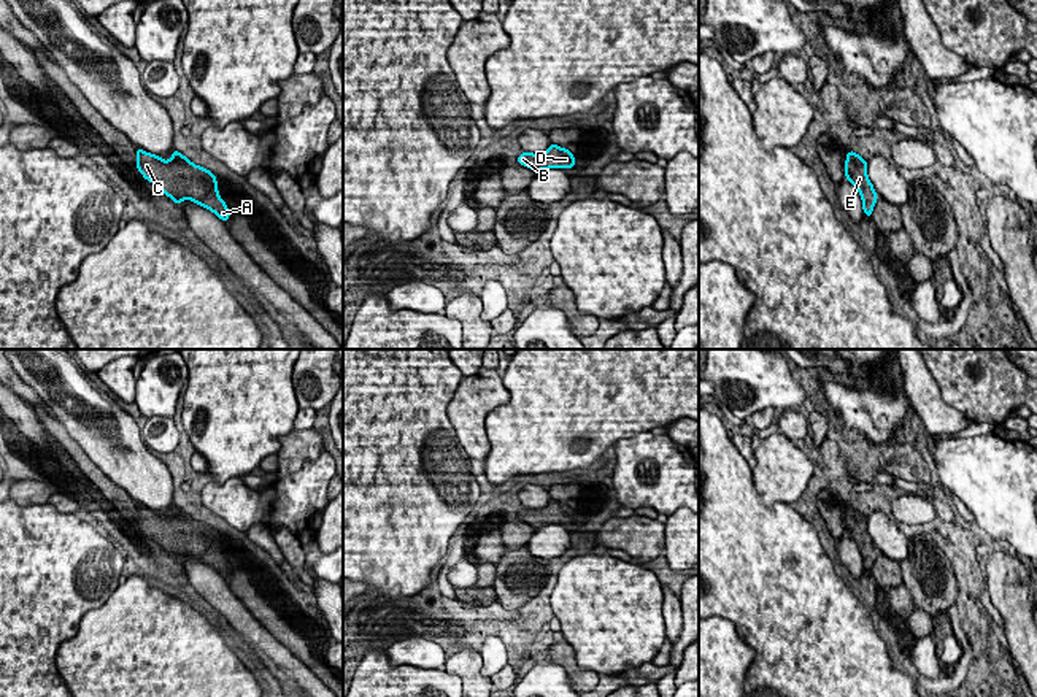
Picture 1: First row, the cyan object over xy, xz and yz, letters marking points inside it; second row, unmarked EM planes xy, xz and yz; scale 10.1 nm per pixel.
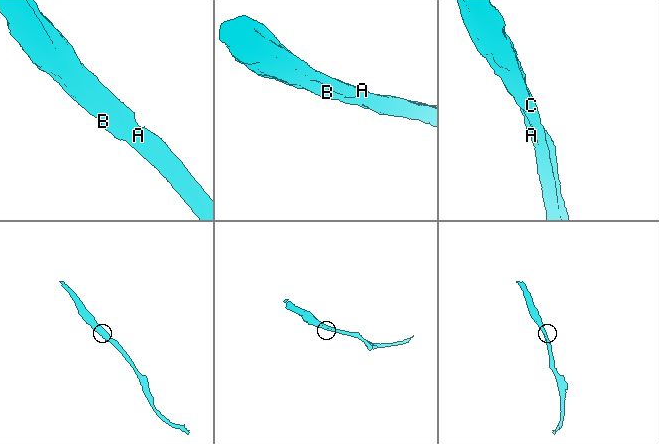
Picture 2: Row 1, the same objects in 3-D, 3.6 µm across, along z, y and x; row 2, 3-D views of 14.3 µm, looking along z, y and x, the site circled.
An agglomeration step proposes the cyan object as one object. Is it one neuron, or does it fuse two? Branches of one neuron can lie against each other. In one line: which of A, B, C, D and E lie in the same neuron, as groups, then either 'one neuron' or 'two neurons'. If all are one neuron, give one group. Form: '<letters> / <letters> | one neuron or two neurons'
A B C D E | one neuron

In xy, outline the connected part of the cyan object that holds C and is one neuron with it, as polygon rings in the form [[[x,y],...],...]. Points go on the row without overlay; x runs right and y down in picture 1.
[[[137,503],[137,526],[173,554],[176,562],[183,556],[192,556],[195,560],[213,567],[224,578],[229,576],[230,567],[218,548],[218,533],[210,526],[192,519],[176,505],[167,518],[160,511]]]

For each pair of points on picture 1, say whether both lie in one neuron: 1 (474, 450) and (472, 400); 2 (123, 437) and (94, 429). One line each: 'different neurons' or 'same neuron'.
1: same neuron
2: same neuron

